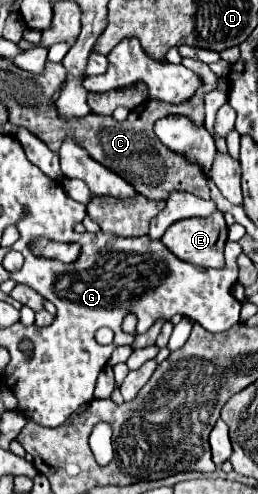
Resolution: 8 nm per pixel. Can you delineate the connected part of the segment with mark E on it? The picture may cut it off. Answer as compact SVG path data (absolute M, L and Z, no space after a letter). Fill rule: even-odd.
M217 210L215 214L207 216L207 218L189 218L189 220L181 220L171 224L161 242L179 258L185 260L189 264L195 266L203 266L203 268L223 268L225 260L223 260L223 248L227 242L227 224L223 220L223 214Z

